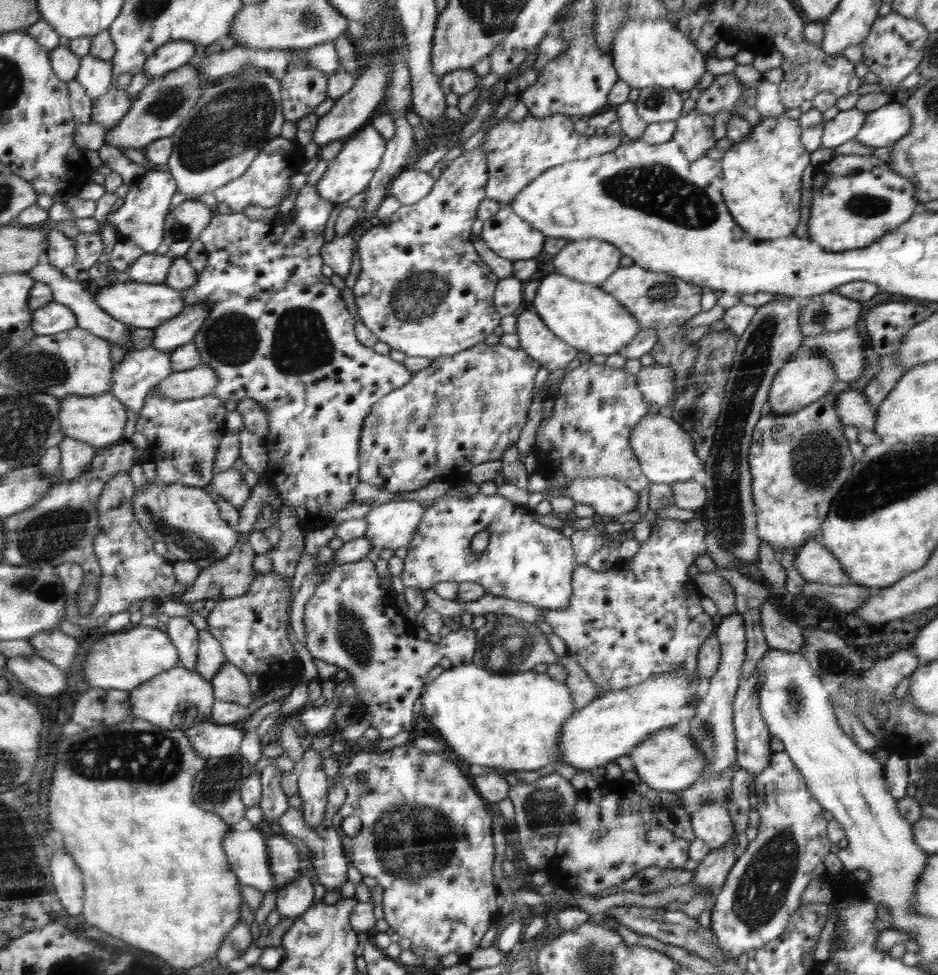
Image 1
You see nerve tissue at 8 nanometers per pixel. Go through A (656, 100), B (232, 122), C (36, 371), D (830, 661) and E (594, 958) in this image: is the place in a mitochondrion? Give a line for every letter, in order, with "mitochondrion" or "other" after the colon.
A: mitochondrion
B: mitochondrion
C: mitochondrion
D: mitochondrion
E: mitochondrion

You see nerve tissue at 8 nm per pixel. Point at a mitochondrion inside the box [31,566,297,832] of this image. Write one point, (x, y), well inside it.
(148, 756)

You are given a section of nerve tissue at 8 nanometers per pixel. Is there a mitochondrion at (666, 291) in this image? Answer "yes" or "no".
yes

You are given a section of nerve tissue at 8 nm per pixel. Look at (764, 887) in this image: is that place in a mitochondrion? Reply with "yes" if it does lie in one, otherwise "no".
yes

